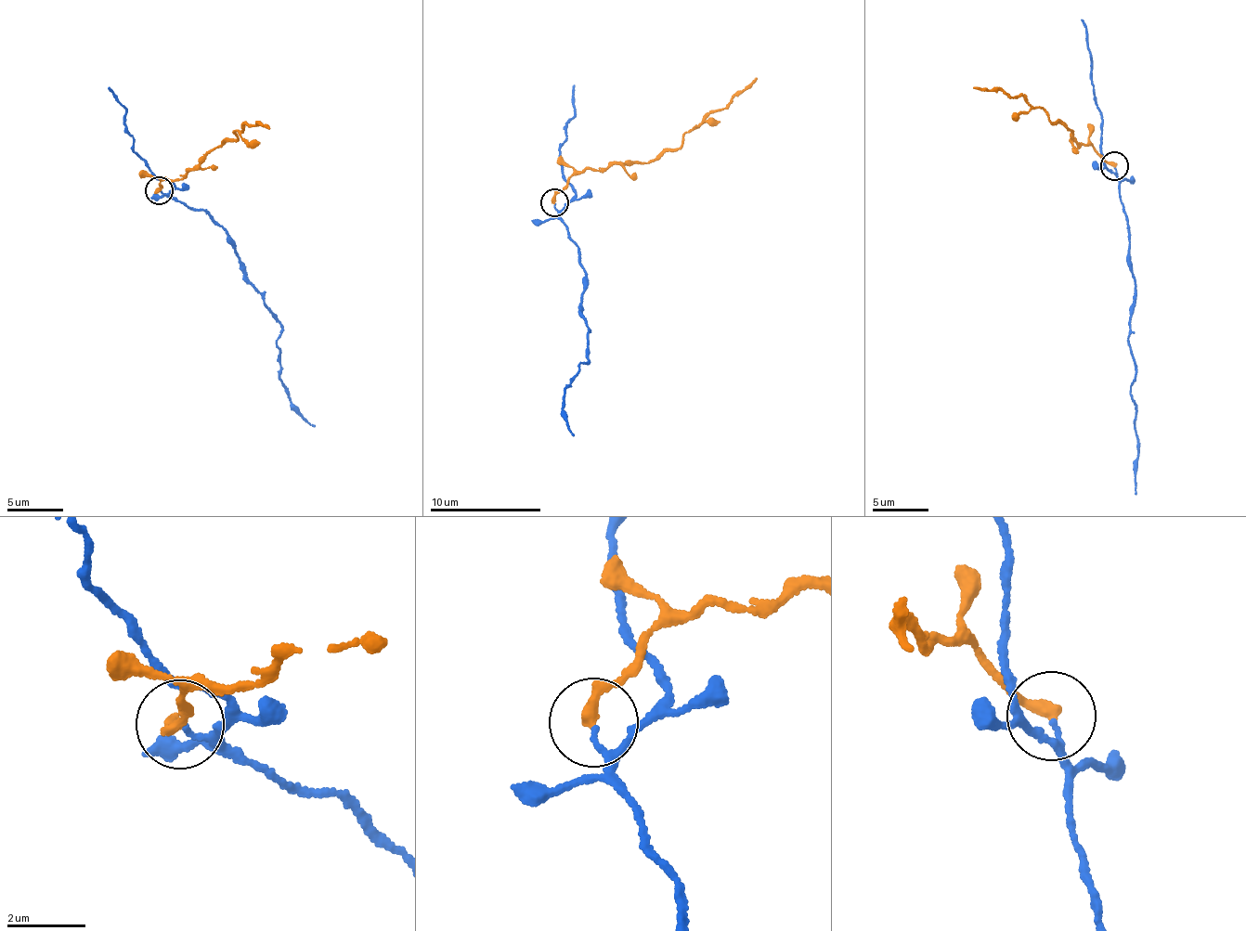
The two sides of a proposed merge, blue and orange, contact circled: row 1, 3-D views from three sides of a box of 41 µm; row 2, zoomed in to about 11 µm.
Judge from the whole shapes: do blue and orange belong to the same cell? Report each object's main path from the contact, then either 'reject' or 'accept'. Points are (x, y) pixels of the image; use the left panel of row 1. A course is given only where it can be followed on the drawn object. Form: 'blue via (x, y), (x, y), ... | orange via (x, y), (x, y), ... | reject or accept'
blue via (160, 191), (207, 213), (223, 227), (240, 270), (279, 320), (279, 382), (289, 405), (316, 427) | orange via (160, 191), (162, 181), (176, 180), (225, 142), (236, 139), (234, 133), (245, 124), (258, 122), (269, 129) | reject

